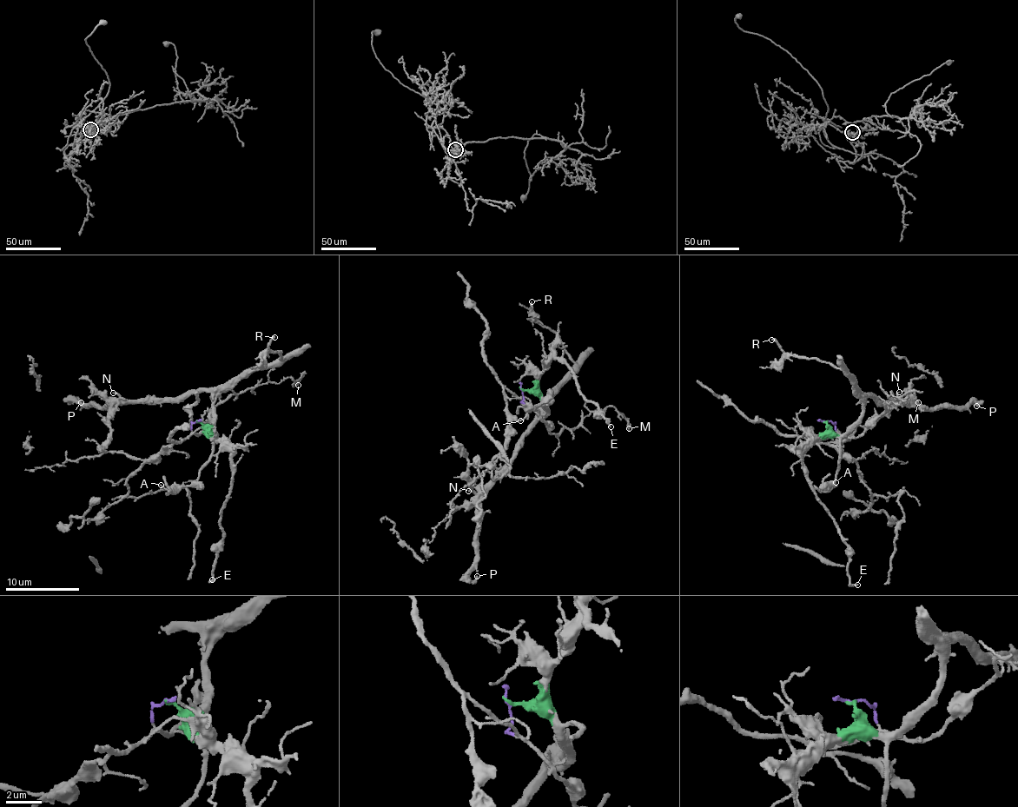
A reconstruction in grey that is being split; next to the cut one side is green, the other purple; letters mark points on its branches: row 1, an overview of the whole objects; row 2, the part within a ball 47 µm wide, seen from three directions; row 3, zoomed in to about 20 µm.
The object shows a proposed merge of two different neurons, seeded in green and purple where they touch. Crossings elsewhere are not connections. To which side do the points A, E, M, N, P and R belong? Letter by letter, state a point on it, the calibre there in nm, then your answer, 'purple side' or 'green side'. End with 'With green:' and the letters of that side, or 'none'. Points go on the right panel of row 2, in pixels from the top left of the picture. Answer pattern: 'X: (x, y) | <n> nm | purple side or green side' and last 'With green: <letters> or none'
A: (836, 482) | 120 nm | green side
E: (857, 585) | 190 nm | green side
M: (918, 402) | 100 nm | purple side
N: (899, 392) | 150 nm | green side
P: (976, 406) | 200 nm | green side
R: (771, 340) | 190 nm | green side
With green: A, E, N, P, R

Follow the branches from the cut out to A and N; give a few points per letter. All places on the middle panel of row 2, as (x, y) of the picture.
A: (522, 389), (531, 389), (554, 400), (547, 405), (544, 401), (533, 406), (519, 421)
N: (522, 389), (541, 400), (546, 412), (539, 415), (492, 479), (468, 492)

